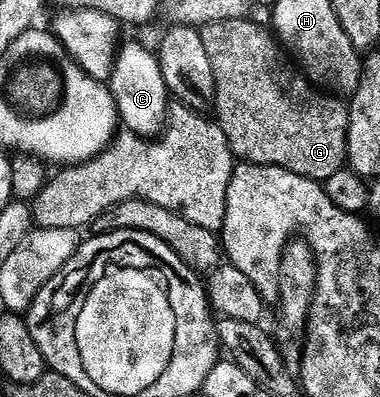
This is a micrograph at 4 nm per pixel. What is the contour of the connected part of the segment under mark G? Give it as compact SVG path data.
M250 18L225 20L207 24L201 29L204 47L212 64L212 73L215 74L213 107L216 110L218 108L217 123L222 125L230 148L239 161L260 166L276 166L309 180L325 182L348 164L346 151L350 109L347 101L325 91L317 92L313 88L315 85L293 63L290 65L286 61L287 53L280 47L279 41L252 21Z

